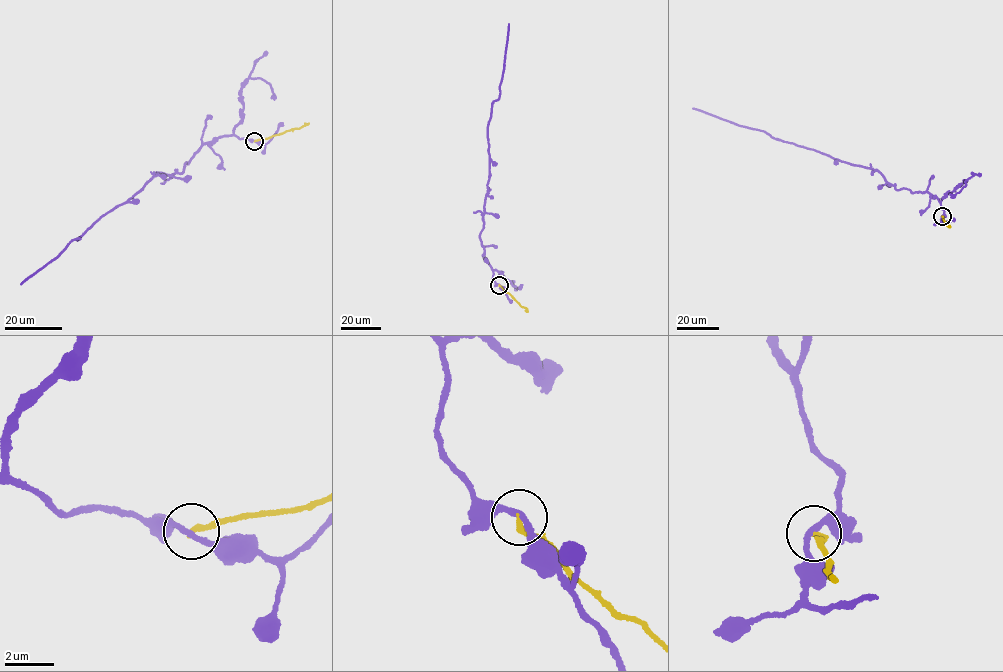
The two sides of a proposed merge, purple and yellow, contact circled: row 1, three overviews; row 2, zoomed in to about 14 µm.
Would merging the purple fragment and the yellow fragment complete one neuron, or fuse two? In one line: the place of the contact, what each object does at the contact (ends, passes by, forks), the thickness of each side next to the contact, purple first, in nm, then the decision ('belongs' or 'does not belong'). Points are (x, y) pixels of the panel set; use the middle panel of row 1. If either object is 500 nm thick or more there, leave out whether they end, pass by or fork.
at (499, 285); purple passes by; yellow ends there; 220 nm thick on the purple side, 200 nm on the other; does not belong

